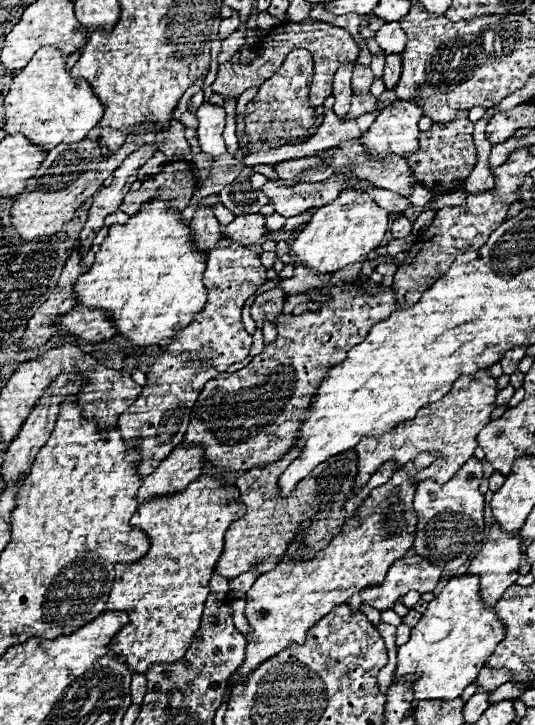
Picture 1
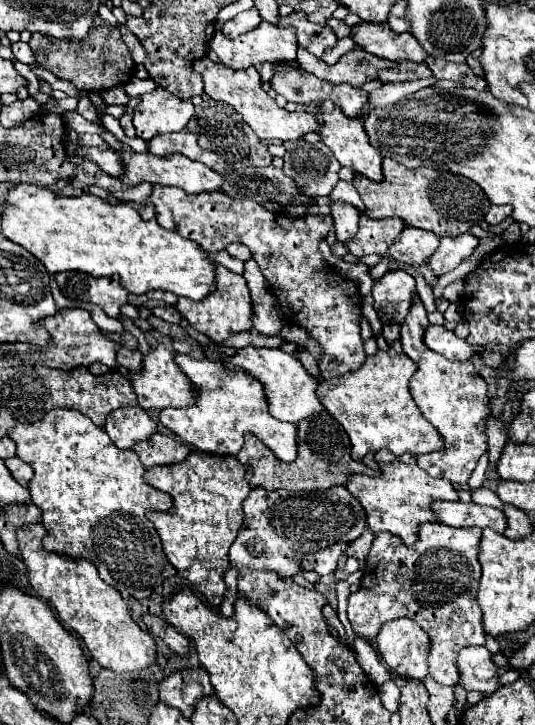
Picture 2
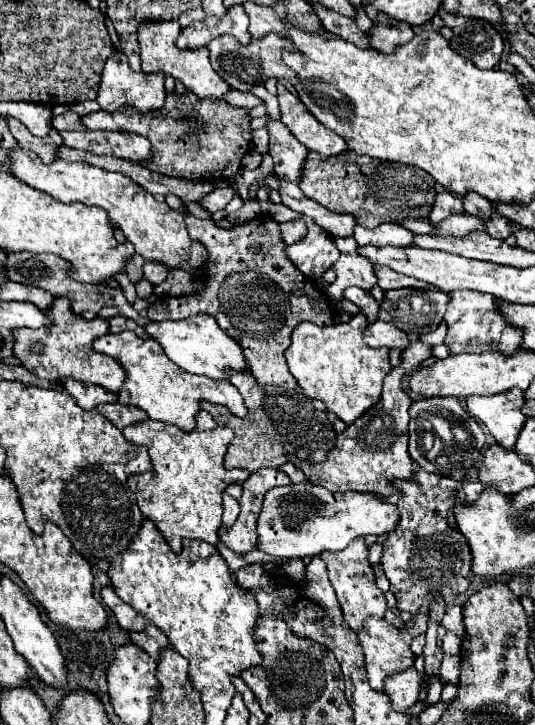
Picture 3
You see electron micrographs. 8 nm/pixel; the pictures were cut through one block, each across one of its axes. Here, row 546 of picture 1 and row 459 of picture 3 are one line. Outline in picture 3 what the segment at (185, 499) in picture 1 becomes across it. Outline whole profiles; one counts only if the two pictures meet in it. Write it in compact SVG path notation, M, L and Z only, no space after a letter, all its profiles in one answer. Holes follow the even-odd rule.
M200 410L196 414L196 426L190 432L158 420L146 420L126 426L122 434L132 444L148 448L152 472L130 476L128 485L136 494L138 508L156 524L168 546L174 552L180 552L184 538L204 540L216 546L220 542L218 528L222 526L222 492L228 484L244 484L246 476L250 476L248 470L226 470L222 466L224 452L234 438L234 432Z

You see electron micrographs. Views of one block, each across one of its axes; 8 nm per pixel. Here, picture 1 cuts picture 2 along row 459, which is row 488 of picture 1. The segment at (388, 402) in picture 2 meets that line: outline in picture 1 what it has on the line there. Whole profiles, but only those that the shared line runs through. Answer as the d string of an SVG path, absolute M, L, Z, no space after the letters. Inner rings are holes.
M486 370L476 372L474 376L460 376L454 382L452 390L446 396L442 396L442 400L422 408L414 420L402 422L394 430L378 438L364 436L354 448L358 454L358 476L356 476L356 486L352 494L354 496L360 494L366 482L370 480L370 476L378 472L382 464L396 462L398 466L404 466L406 462L414 460L422 452L434 452L442 456L438 456L434 464L430 464L428 468L416 474L414 478L416 484L426 478L432 478L438 484L444 484L446 480L450 480L458 472L458 468L462 468L462 464L466 464L466 460L472 458L472 452L478 446L476 434L484 428L484 424L488 424L488 416L494 410L496 394L498 394L496 380Z

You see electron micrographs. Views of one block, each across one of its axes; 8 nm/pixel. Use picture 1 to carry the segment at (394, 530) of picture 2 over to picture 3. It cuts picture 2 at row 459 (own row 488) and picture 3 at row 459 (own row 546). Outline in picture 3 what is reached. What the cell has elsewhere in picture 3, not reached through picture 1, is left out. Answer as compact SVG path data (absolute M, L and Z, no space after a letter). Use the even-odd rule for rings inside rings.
M416 342L414 346L406 348L402 358L404 362L390 370L386 376L382 398L378 400L378 406L372 406L358 418L358 422L352 422L342 434L336 436L334 450L326 456L320 464L306 464L298 458L294 460L294 466L300 468L316 486L322 486L330 492L364 492L364 494L378 494L382 498L394 494L396 490L390 486L394 478L412 478L412 458L408 454L408 408L412 404L410 396L402 388L402 378L410 372L410 368L418 368L420 362L424 362L430 356L430 346Z

